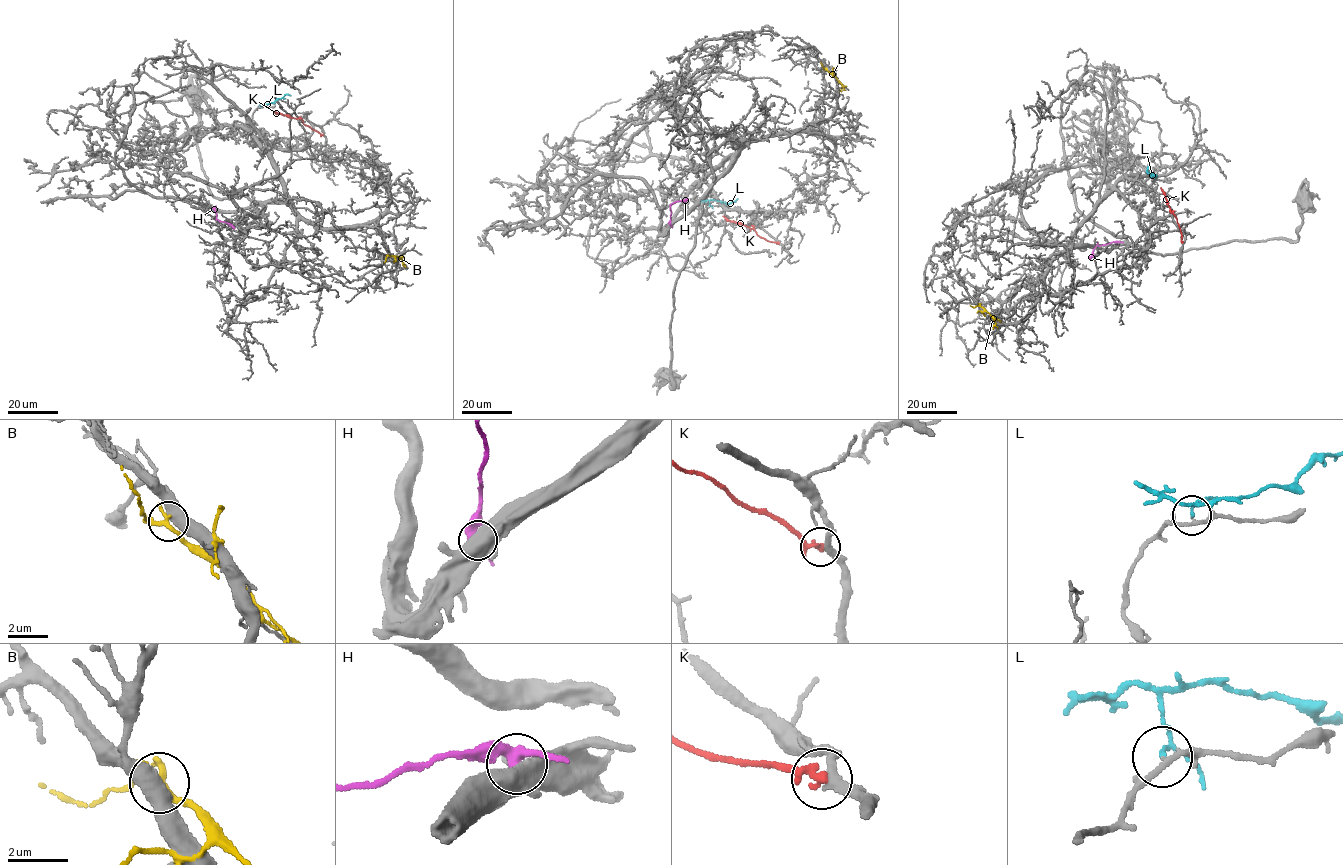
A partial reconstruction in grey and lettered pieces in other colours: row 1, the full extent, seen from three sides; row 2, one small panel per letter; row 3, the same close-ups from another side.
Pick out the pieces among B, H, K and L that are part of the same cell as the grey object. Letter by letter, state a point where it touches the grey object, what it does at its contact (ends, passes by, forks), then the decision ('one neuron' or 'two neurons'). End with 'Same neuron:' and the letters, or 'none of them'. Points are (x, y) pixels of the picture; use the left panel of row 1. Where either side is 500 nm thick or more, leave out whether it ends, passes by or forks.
B: meets grey at (389, 256); it passes by; two neurons
H: meets grey at (214, 208); two neurons
K: meets grey at (323, 135); it passes by; two neurons
L: meets grey at (260, 106); it passes by; one neuron
Same neuron: L

